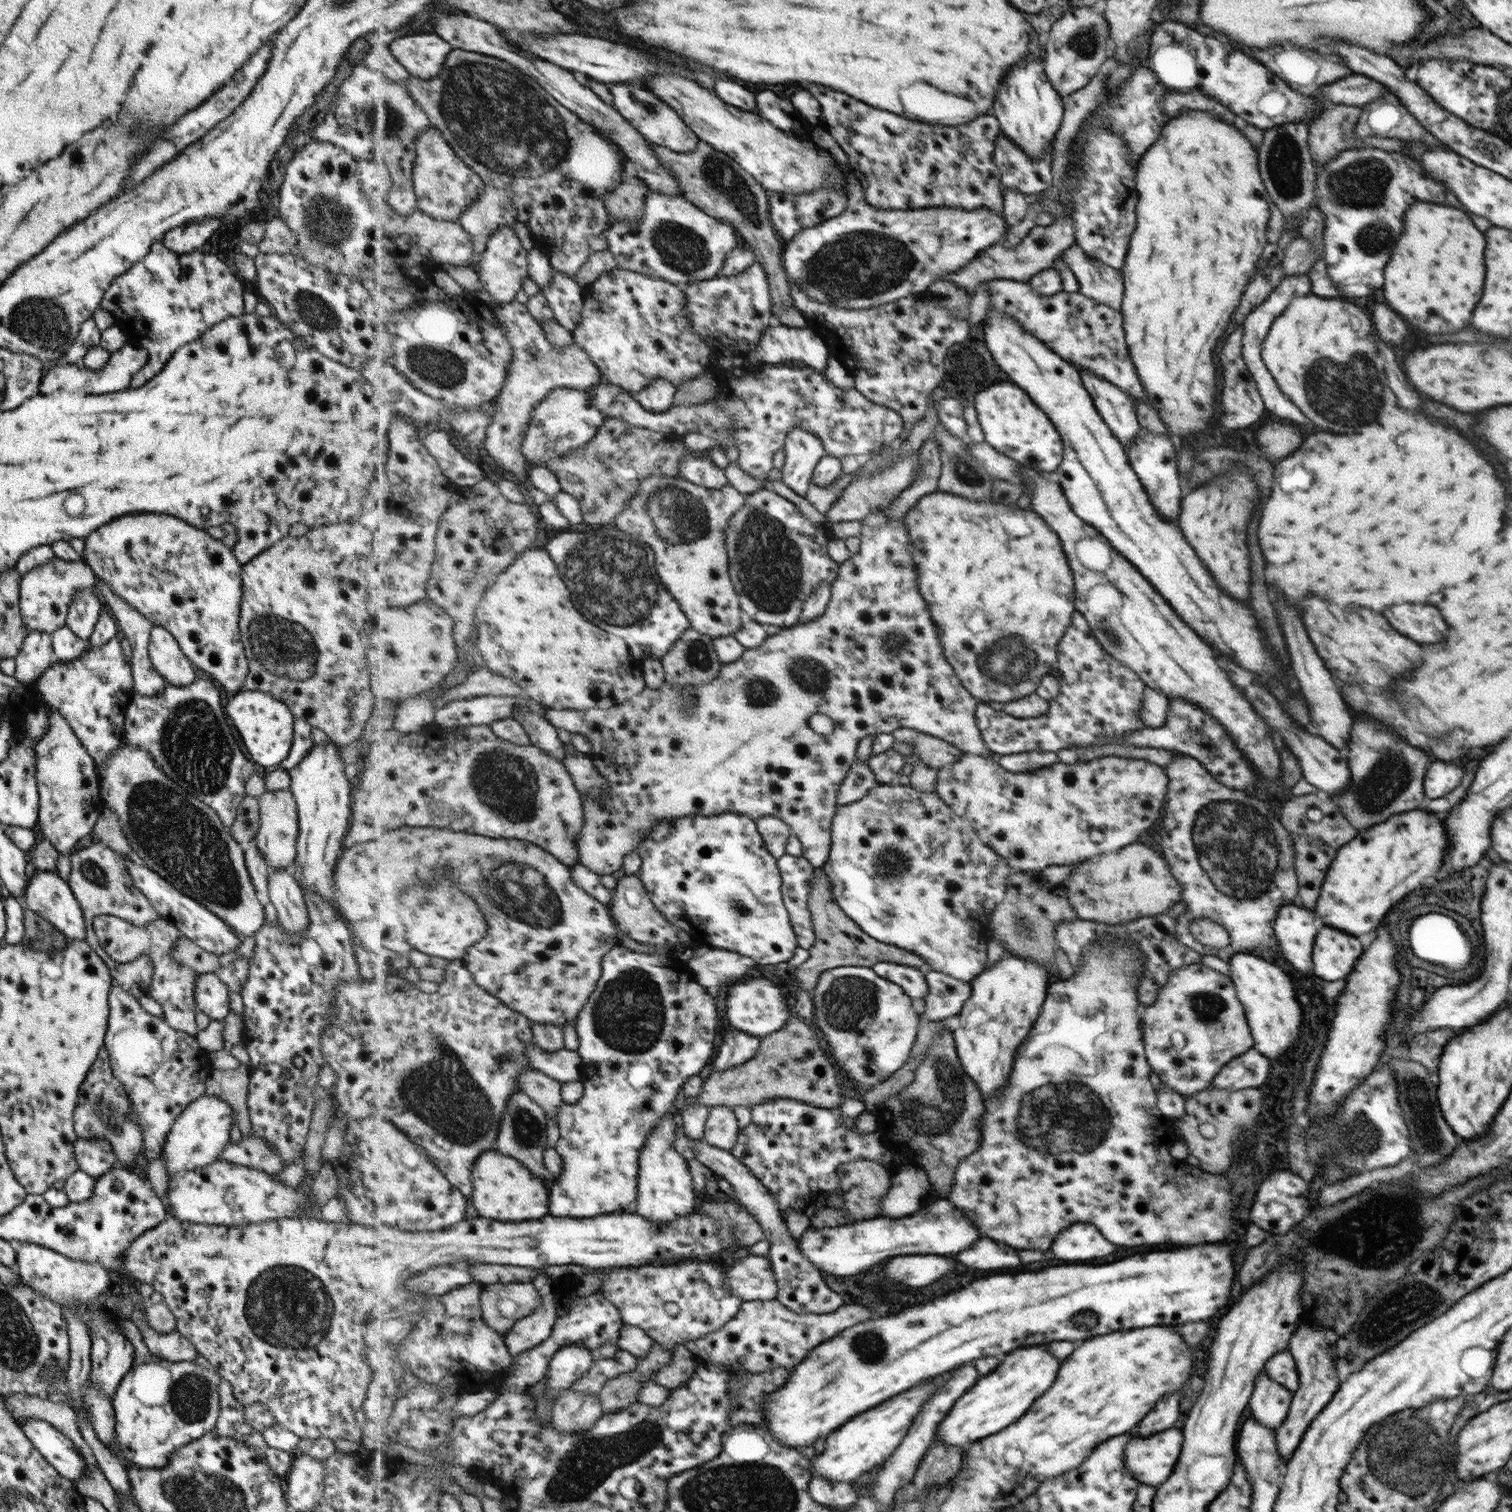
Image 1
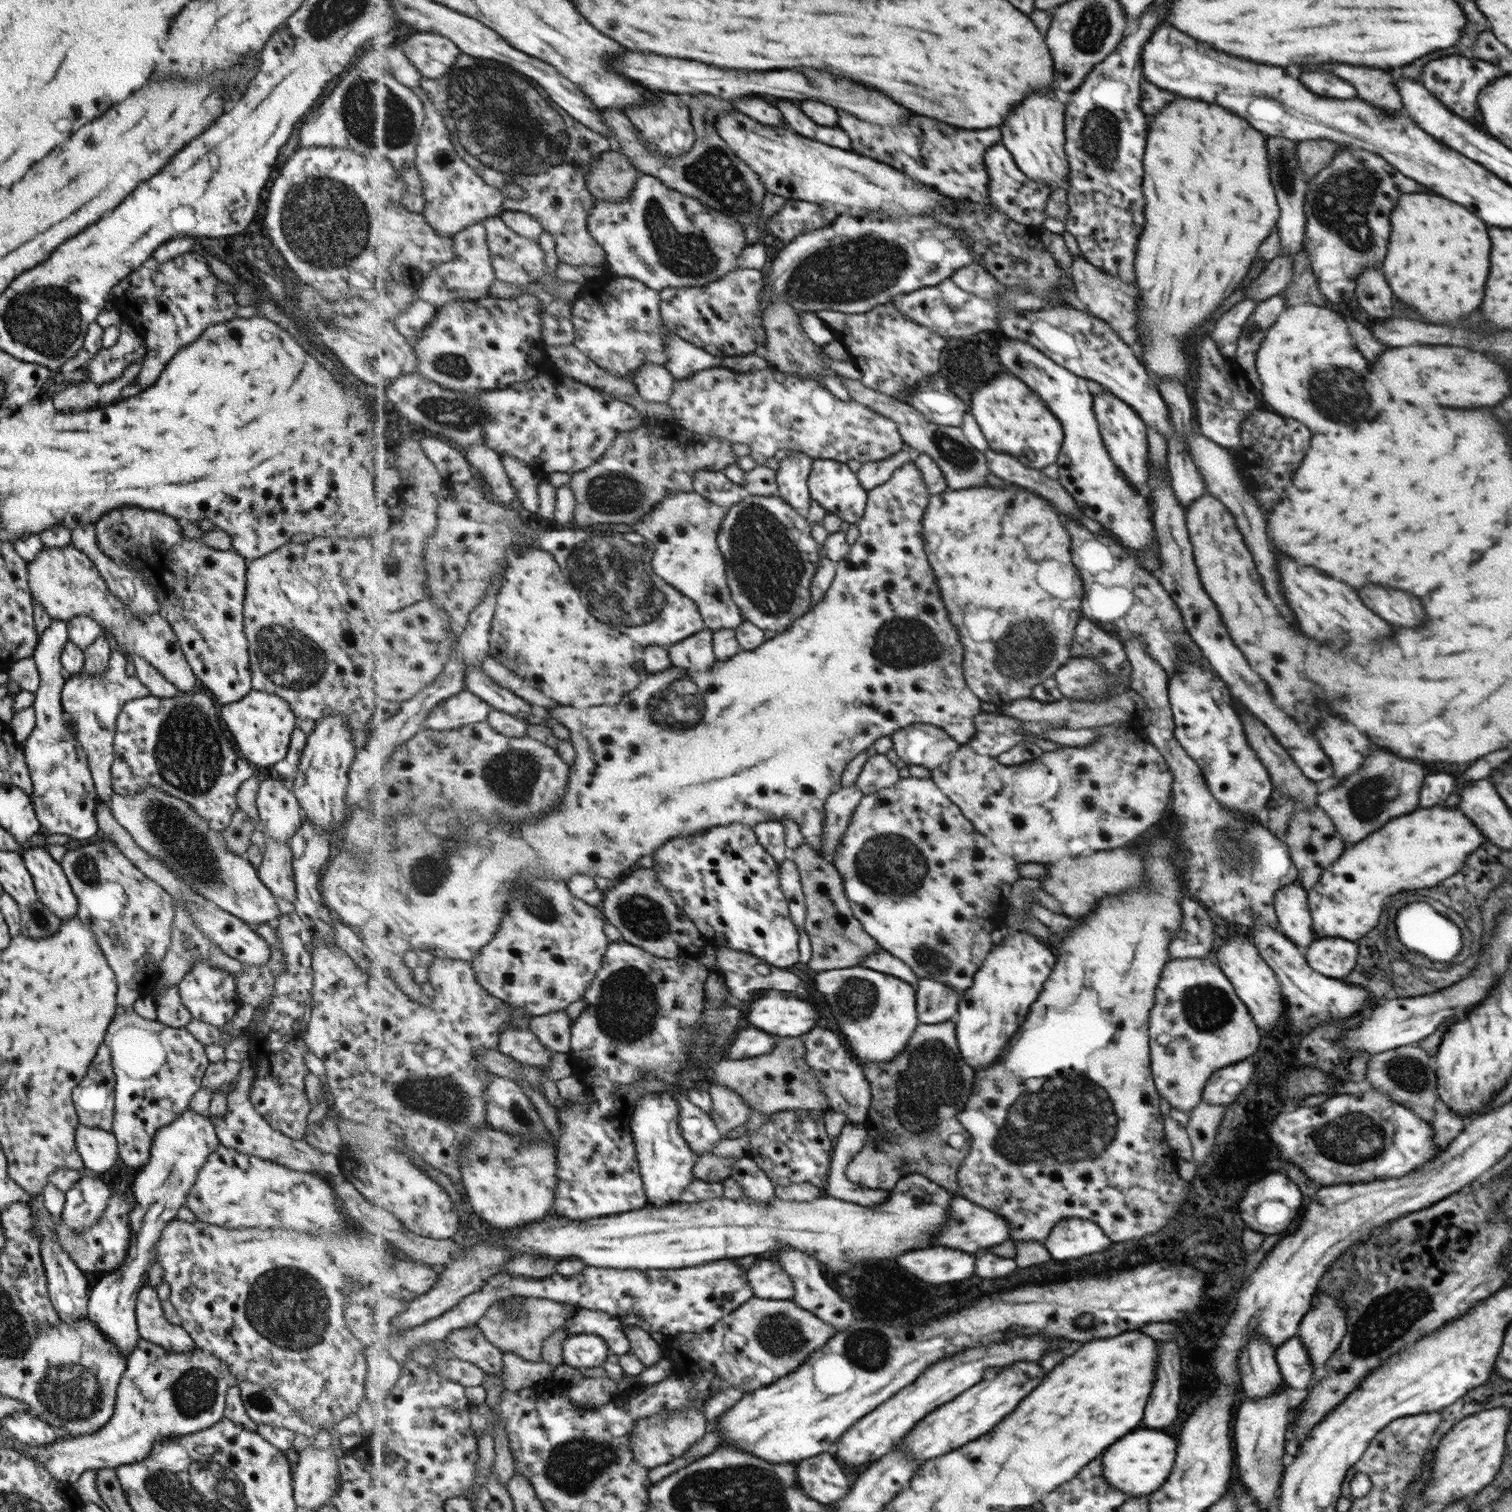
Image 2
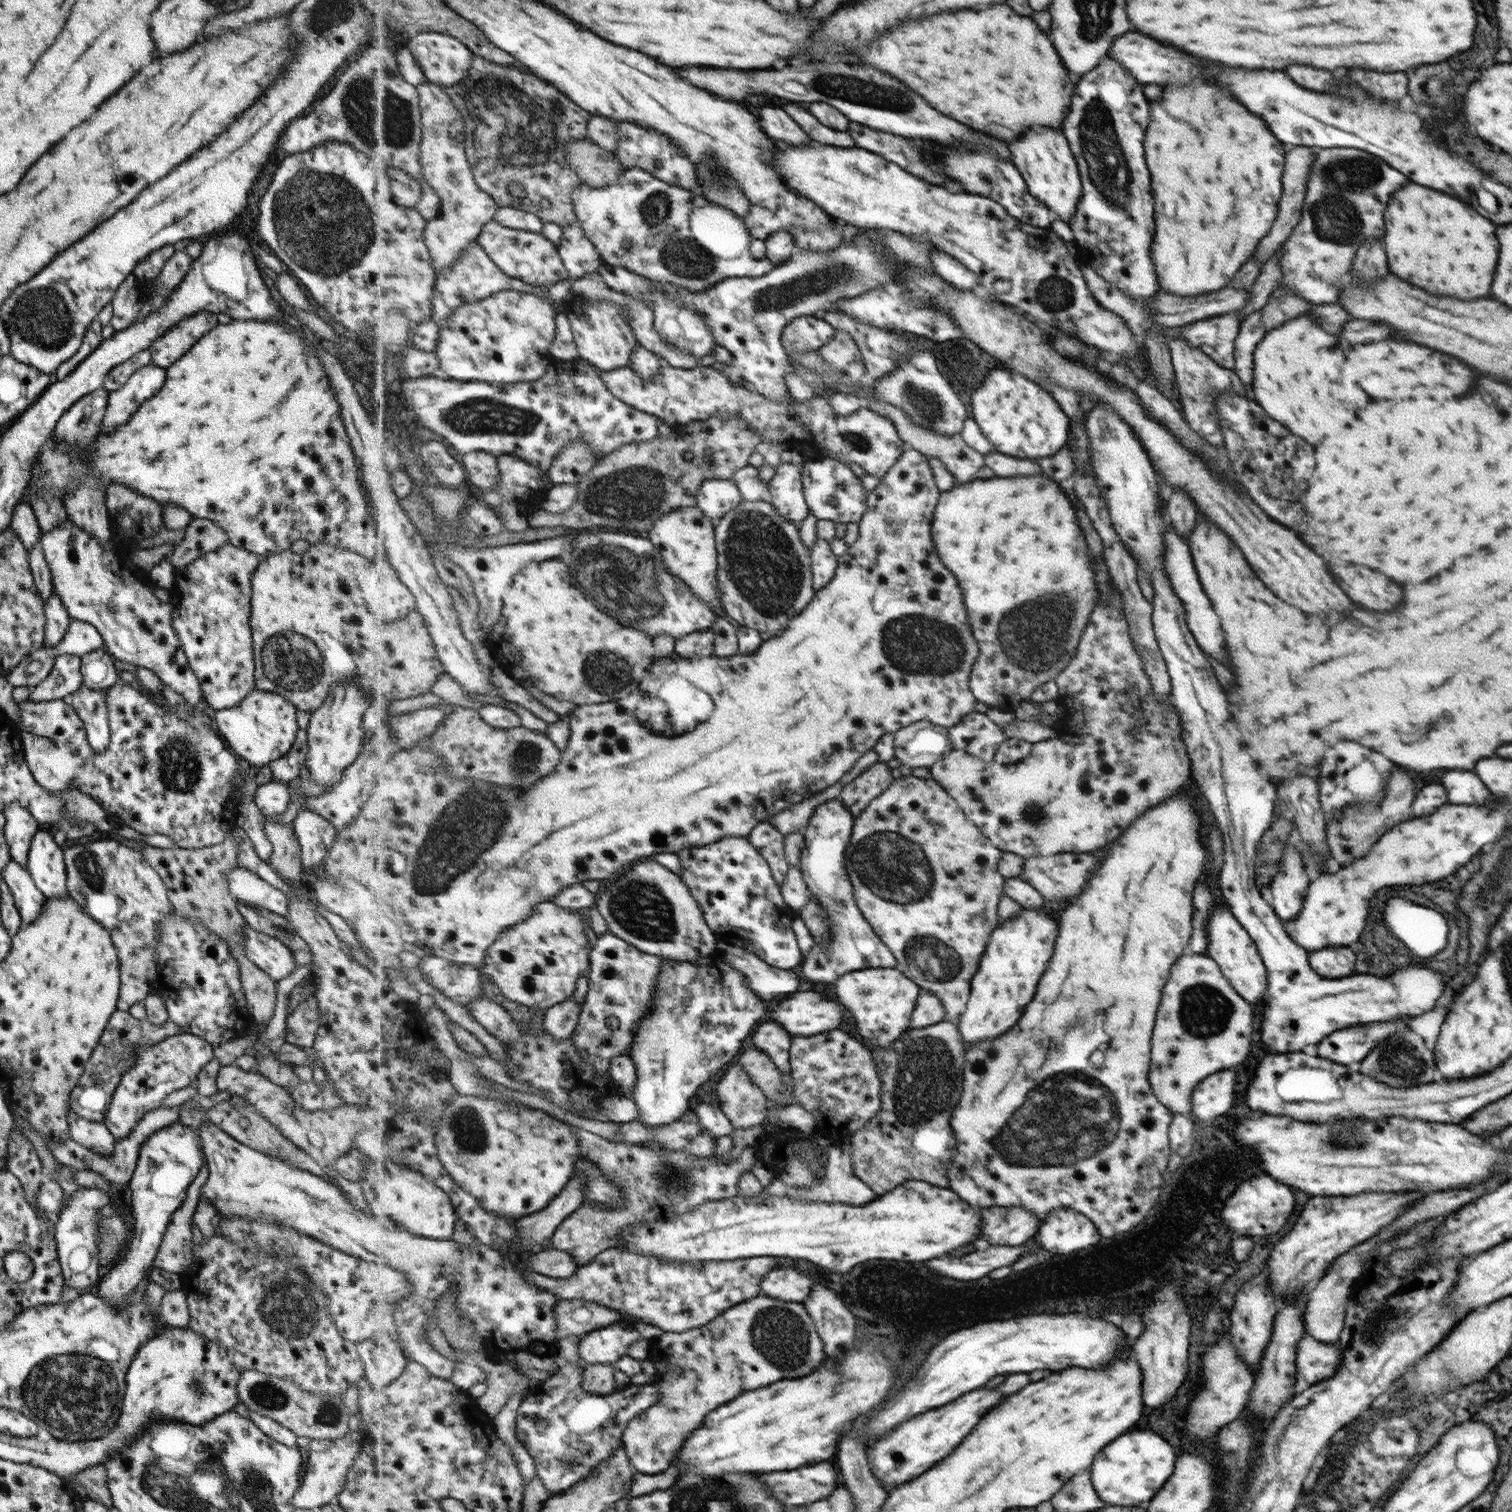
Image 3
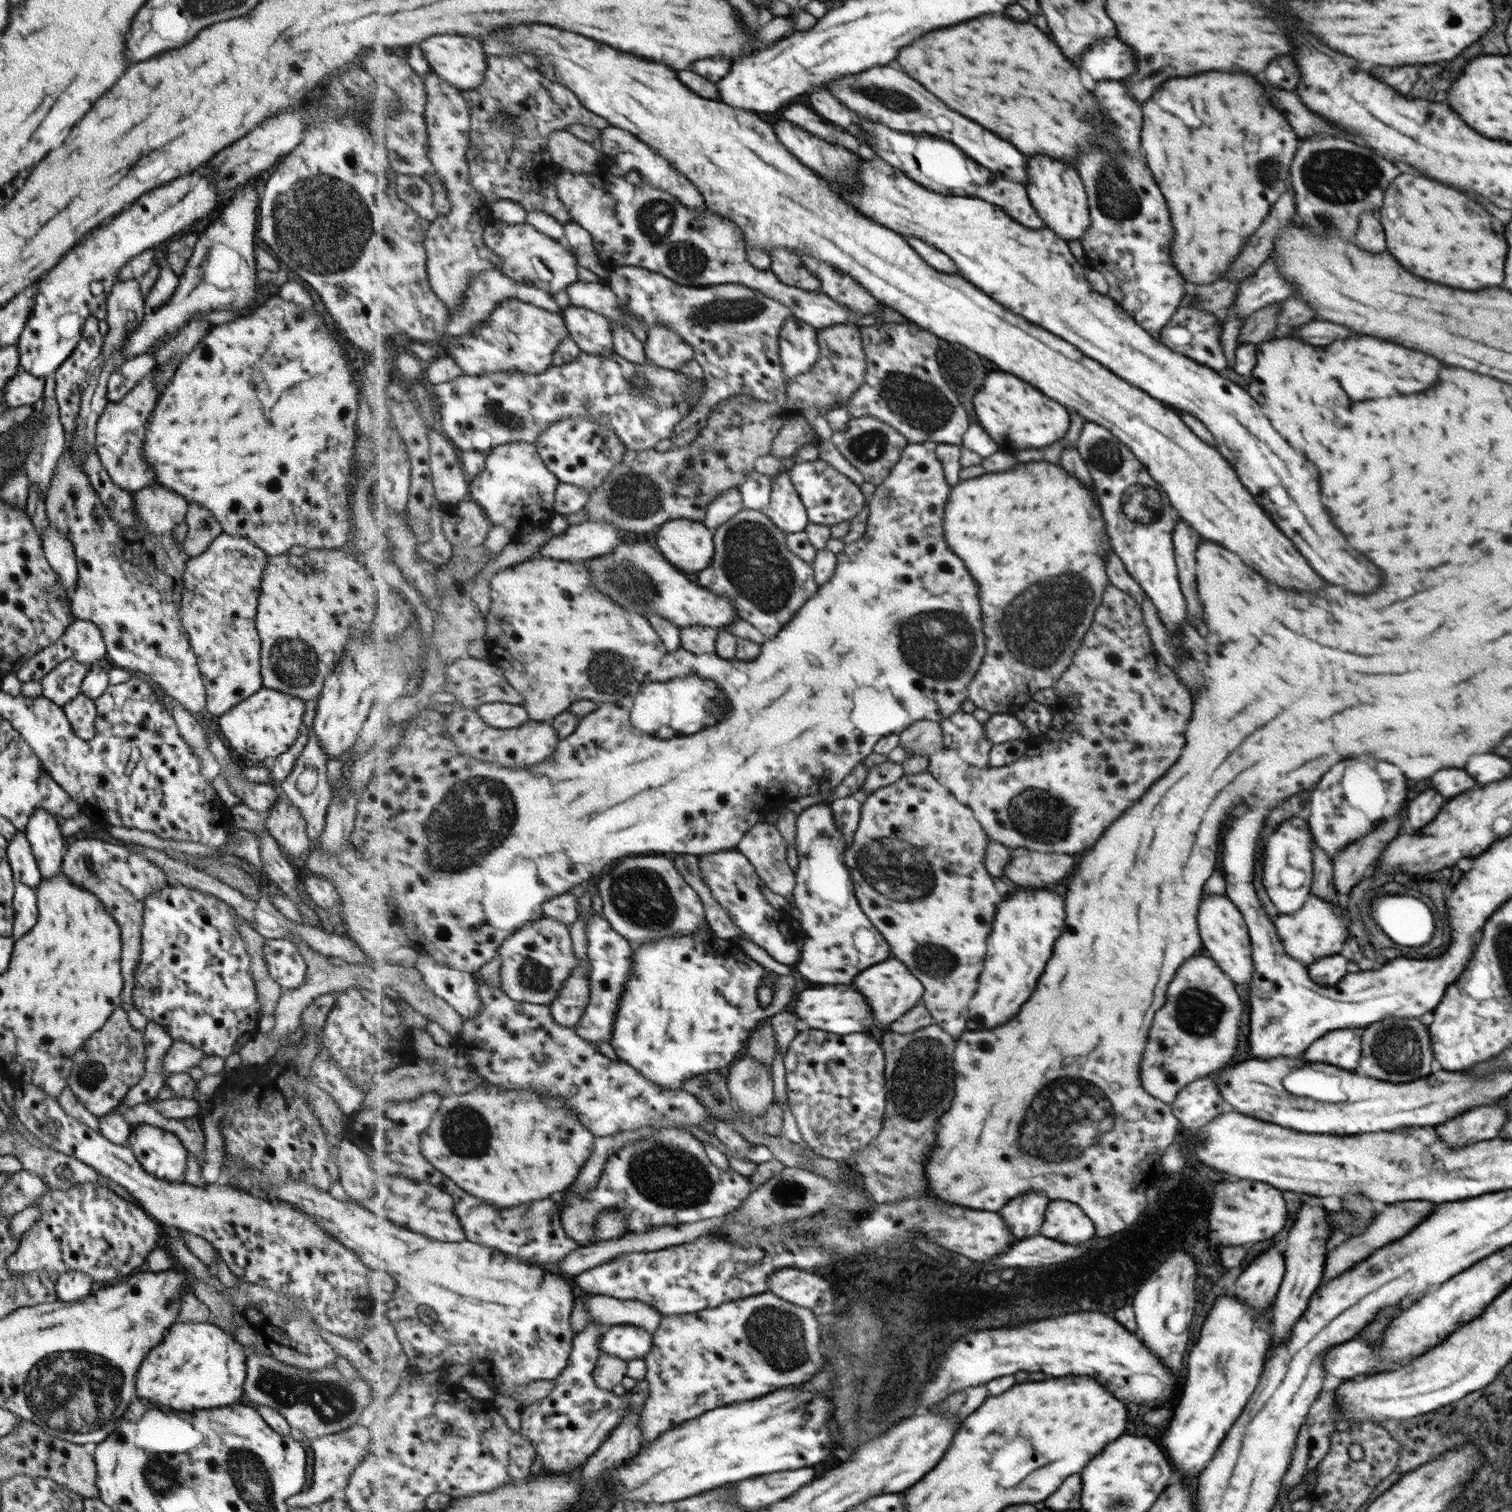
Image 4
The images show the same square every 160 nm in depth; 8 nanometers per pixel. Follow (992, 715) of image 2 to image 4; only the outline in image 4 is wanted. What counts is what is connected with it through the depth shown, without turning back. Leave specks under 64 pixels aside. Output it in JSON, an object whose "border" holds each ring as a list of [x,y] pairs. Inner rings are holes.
{"border":[[[961,710],[944,718],[940,725],[944,732],[945,746],[956,750],[967,765],[977,768],[990,766],[990,752],[995,744],[986,737],[984,723],[975,713]]]}

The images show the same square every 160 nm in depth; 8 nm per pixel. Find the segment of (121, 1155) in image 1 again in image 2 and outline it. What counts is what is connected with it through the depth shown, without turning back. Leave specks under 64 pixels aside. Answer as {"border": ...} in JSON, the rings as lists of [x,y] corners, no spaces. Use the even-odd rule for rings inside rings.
{"border":[[[102,1043],[97,1047],[85,1076],[71,1091],[78,1124],[107,1132],[111,1130],[114,1081],[110,1052]]]}

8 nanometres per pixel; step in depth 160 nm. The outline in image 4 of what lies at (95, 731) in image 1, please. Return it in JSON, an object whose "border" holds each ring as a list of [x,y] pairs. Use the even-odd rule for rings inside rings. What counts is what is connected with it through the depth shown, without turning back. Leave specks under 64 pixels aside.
{"border":[[[81,692],[62,706],[65,719],[68,721],[75,736],[89,740],[95,735],[93,721],[95,720],[95,700],[87,698]]]}

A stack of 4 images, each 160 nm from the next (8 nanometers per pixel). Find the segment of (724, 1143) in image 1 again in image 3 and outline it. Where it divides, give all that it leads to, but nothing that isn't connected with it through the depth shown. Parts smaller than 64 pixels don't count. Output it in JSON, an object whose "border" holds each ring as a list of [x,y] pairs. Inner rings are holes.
{"border":[[[737,1062],[727,1070],[716,1086],[722,1111],[735,1128],[756,1128],[768,1117],[771,1102],[766,1092]]]}

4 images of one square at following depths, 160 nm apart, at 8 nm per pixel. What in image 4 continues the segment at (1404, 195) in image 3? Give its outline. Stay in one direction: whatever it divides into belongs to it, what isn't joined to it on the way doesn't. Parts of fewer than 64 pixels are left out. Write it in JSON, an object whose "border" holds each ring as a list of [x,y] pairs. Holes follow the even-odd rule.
{"border":[[[1399,174],[1399,178],[1391,182],[1382,206],[1379,214],[1383,218],[1383,230],[1387,230],[1387,250],[1395,254],[1411,274],[1461,290],[1497,286],[1503,280],[1507,252],[1503,224],[1475,200],[1427,178]]]}

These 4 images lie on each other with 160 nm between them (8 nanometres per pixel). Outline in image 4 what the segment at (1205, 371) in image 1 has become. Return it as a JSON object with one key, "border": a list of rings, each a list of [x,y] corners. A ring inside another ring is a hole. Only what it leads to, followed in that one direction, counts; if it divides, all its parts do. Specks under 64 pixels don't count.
{"border":[[[1211,72],[1211,74],[1195,74],[1195,76],[1185,76],[1185,78],[1171,78],[1167,82],[1163,82],[1163,86],[1159,86],[1159,90],[1155,89],[1154,91],[1155,98],[1151,98],[1151,103],[1145,101],[1140,105],[1142,114],[1140,147],[1145,165],[1150,170],[1150,174],[1157,178],[1155,182],[1159,184],[1163,198],[1167,198],[1167,206],[1171,206],[1171,216],[1169,216],[1171,226],[1173,226],[1173,238],[1170,244],[1171,260],[1177,272],[1184,276],[1183,282],[1188,287],[1211,284],[1217,281],[1220,274],[1226,272],[1229,262],[1235,258],[1235,254],[1245,244],[1243,240],[1255,232],[1255,228],[1267,216],[1271,204],[1285,192],[1285,180],[1289,178],[1289,162],[1291,162],[1293,150],[1297,146],[1297,134],[1292,126],[1287,124],[1281,110],[1271,106],[1267,90],[1253,76],[1247,76],[1247,74]]]}

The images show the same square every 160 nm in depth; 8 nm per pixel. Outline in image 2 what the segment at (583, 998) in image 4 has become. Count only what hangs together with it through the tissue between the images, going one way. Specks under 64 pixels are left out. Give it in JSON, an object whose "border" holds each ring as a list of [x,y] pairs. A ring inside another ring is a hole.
{"border":[[[565,1010],[534,1016],[531,1019],[530,1029],[544,1046],[555,1052],[571,1055],[572,1051],[572,1018]]]}

